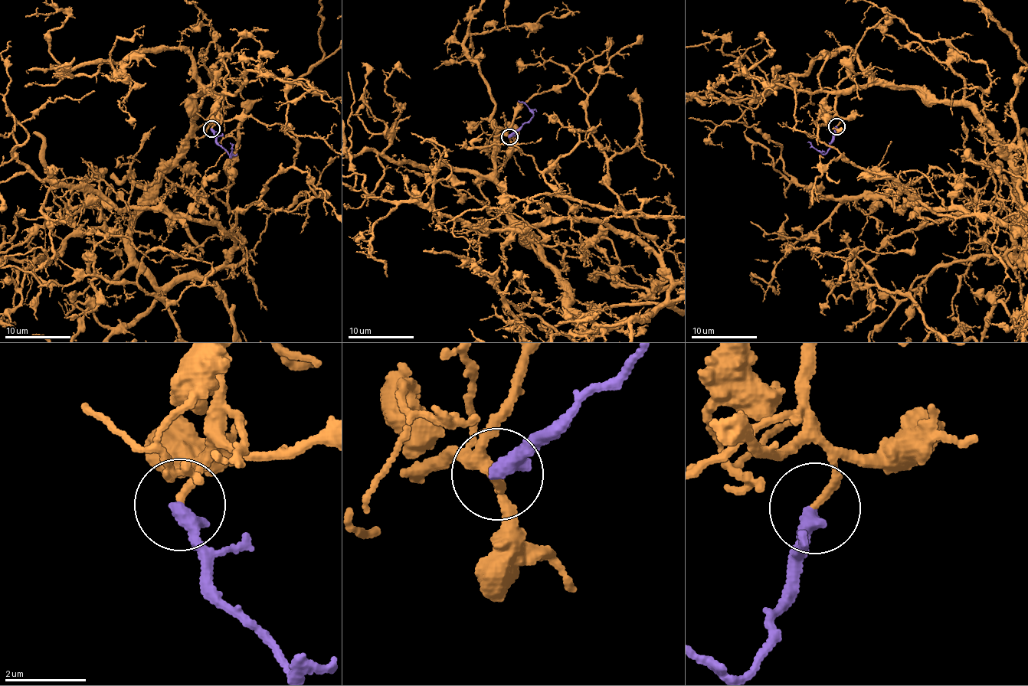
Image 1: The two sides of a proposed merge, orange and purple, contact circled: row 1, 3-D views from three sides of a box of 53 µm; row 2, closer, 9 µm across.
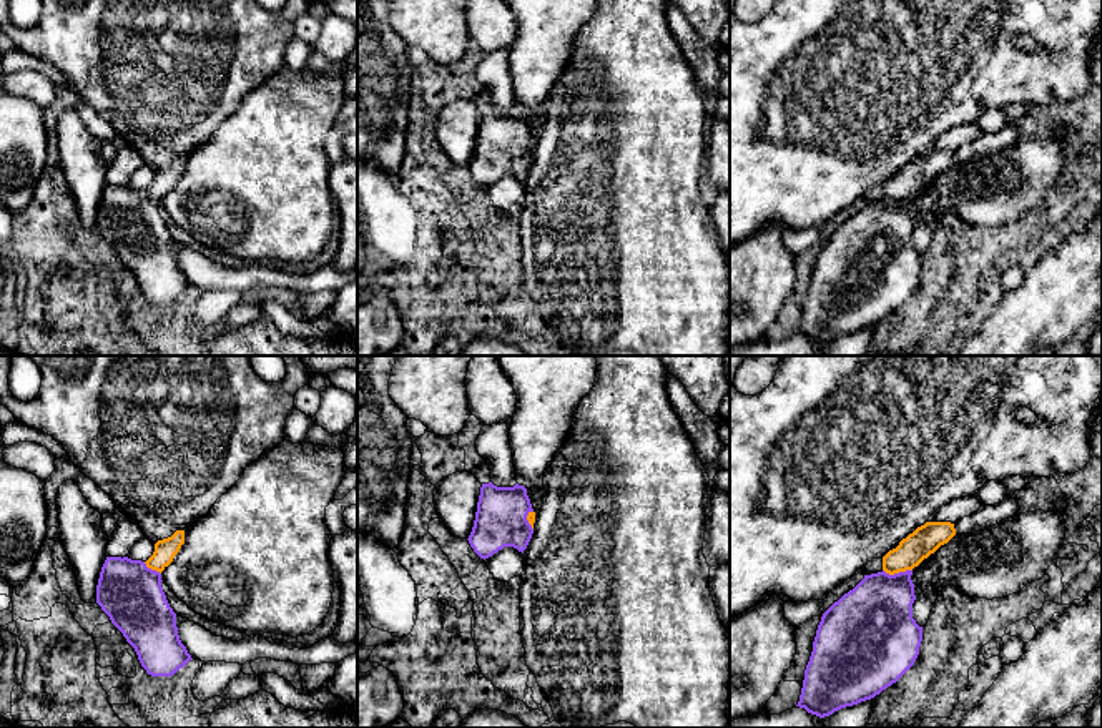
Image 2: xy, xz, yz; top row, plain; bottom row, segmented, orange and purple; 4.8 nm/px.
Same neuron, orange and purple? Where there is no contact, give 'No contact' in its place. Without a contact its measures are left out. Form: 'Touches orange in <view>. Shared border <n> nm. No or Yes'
Touches orange in yz. Shared border 140 nm. Yes

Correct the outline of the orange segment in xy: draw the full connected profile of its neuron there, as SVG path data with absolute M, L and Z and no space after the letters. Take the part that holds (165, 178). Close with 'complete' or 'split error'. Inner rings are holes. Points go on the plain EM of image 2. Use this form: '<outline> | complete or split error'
M176 158L155 171L146 189L106 184L96 213L96 231L151 304L171 304L193 288L180 268L176 241L161 214L161 199L183 171L184 158Z | split error

